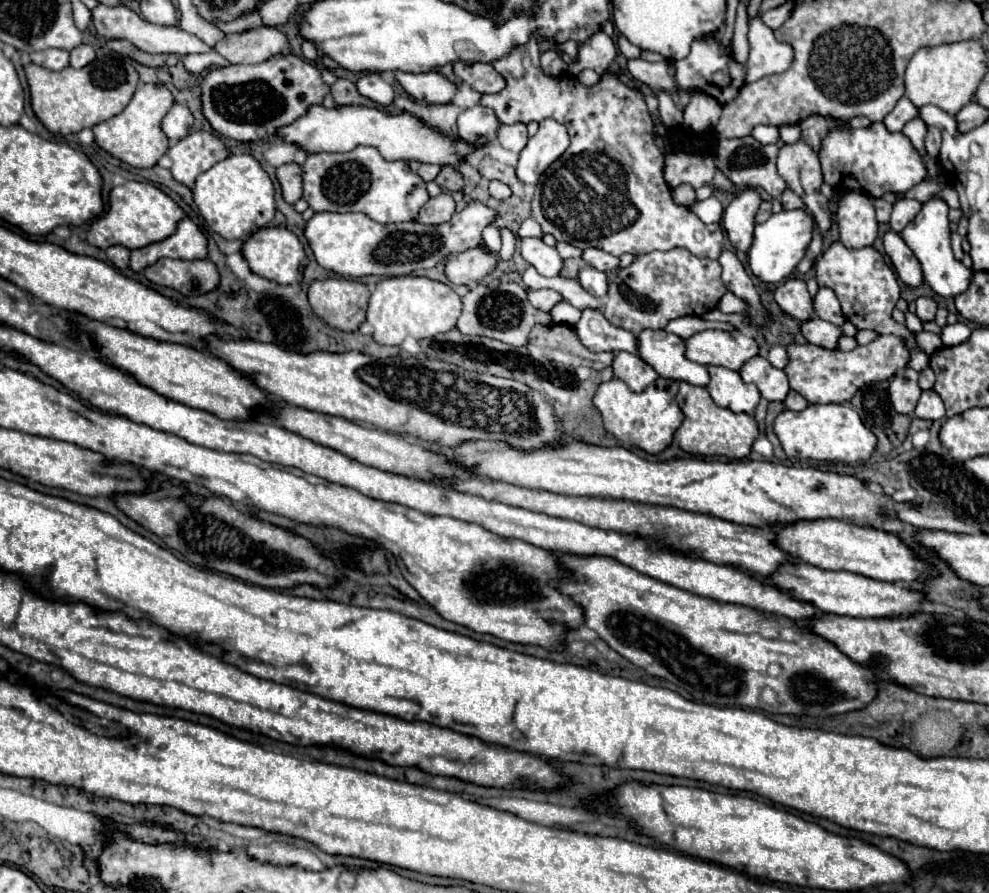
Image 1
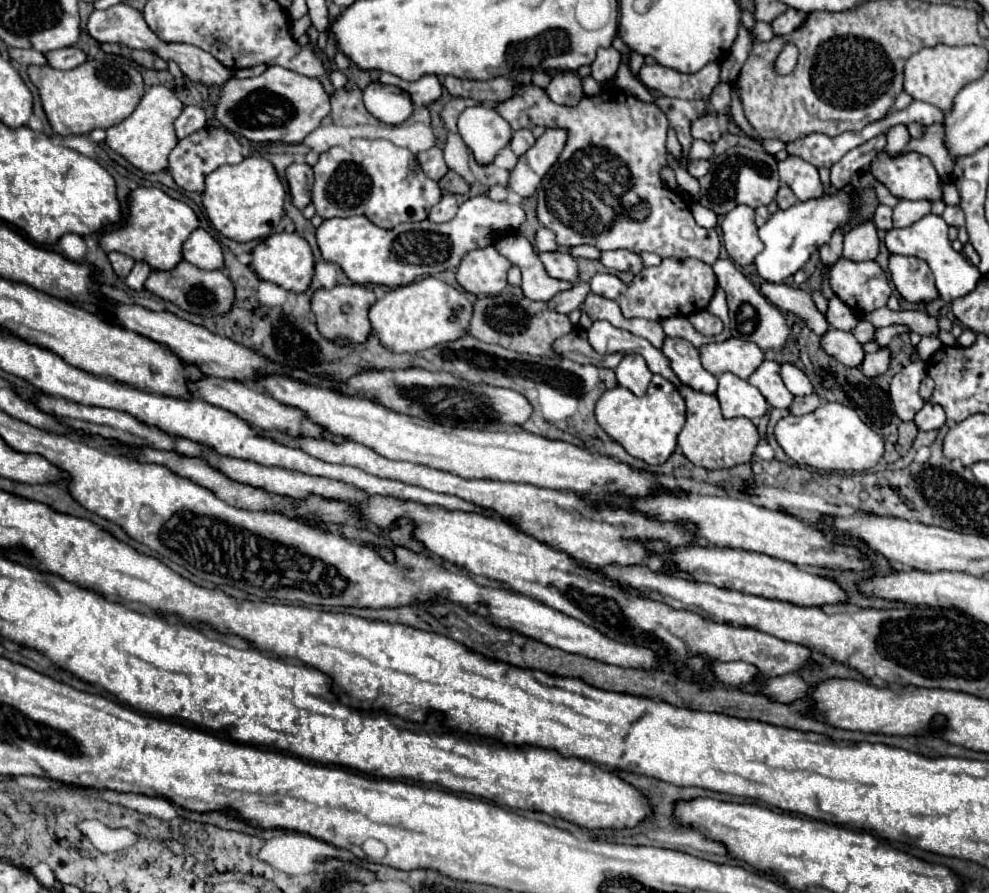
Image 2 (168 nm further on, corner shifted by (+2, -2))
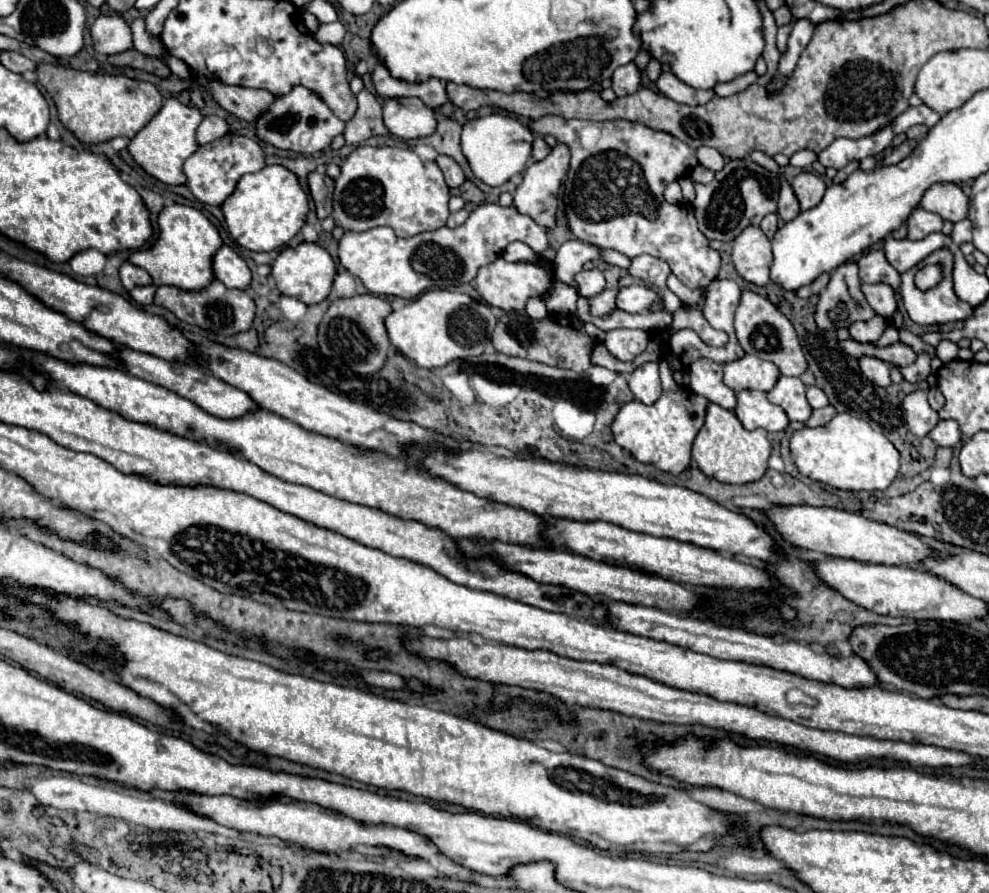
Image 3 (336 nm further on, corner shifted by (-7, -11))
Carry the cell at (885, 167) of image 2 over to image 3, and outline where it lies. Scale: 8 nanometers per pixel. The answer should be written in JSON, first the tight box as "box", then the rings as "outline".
{"box":[920,183,968,223],"outline":[[[936,183],[924,193],[920,207],[938,213],[946,221],[958,223],[958,219],[966,219],[968,215],[968,197],[954,183]]]}

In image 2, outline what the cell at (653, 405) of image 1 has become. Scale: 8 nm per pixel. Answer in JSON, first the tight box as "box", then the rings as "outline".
{"box":[595,374,685,464],"outline":[[[655,374],[649,390],[641,398],[623,386],[605,390],[595,404],[595,416],[599,426],[631,456],[645,460],[647,464],[663,464],[675,450],[677,436],[685,424],[685,402],[677,392],[677,386]]]}

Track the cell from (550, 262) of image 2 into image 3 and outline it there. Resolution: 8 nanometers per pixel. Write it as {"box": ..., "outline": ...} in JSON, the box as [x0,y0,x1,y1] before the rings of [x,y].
{"box":[576,269,606,297],"outline":[[[592,269],[592,271],[582,271],[576,275],[576,281],[580,285],[580,293],[584,297],[594,297],[594,295],[600,295],[604,289],[606,289],[606,279],[602,275],[602,271],[598,269]]]}

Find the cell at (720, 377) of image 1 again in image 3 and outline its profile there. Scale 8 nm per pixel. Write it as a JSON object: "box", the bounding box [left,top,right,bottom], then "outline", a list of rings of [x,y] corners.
{"box":[734,389,790,431],"outline":[[[746,389],[736,393],[736,397],[738,397],[738,407],[734,413],[748,431],[754,431],[758,427],[766,431],[784,431],[788,427],[790,423],[788,415],[784,413],[782,407],[768,401],[766,393]]]}

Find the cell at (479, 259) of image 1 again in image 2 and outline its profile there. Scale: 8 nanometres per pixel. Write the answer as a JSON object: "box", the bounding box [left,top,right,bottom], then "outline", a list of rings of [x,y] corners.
{"box":[457,246,511,294],"outline":[[[495,246],[477,248],[465,254],[457,268],[457,282],[465,292],[499,294],[507,286],[507,270],[511,262],[501,256]]]}

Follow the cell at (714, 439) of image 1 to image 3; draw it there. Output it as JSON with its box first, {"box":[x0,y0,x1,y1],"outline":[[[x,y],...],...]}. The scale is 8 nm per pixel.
{"box":[692,403,772,483],"outline":[[[710,403],[706,411],[706,423],[696,435],[692,457],[696,459],[702,473],[708,477],[714,477],[722,483],[752,483],[762,479],[762,475],[766,473],[770,451],[772,447],[764,429],[748,431],[742,427],[734,411]]]}

